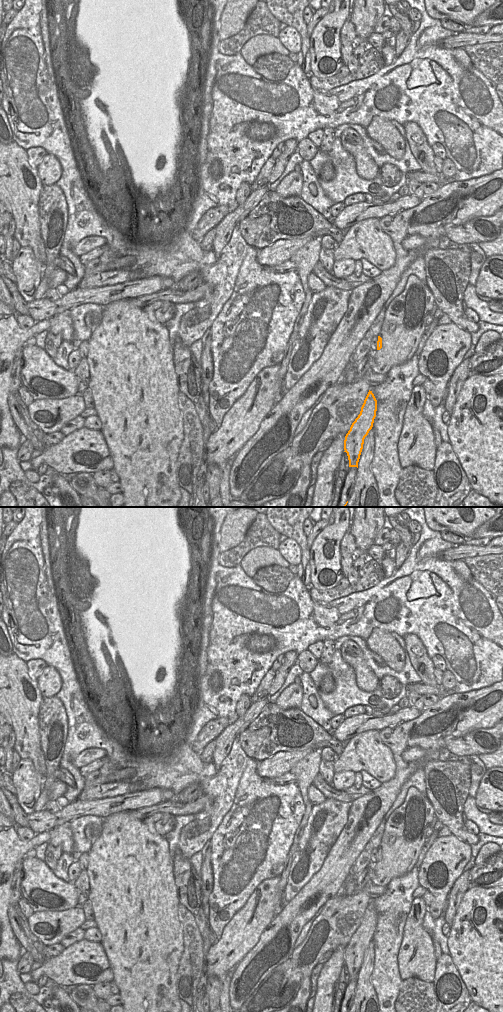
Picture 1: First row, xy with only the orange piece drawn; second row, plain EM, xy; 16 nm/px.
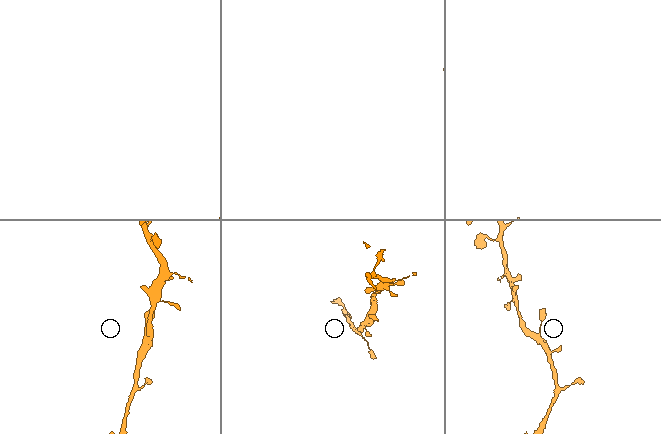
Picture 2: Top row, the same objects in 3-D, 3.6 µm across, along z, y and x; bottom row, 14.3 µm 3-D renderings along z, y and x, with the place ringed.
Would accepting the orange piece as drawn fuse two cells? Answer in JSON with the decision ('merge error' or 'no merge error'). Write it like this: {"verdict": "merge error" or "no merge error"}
{"verdict": "no merge error"}

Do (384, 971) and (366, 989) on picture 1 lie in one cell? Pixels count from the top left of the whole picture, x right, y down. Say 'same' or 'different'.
different

